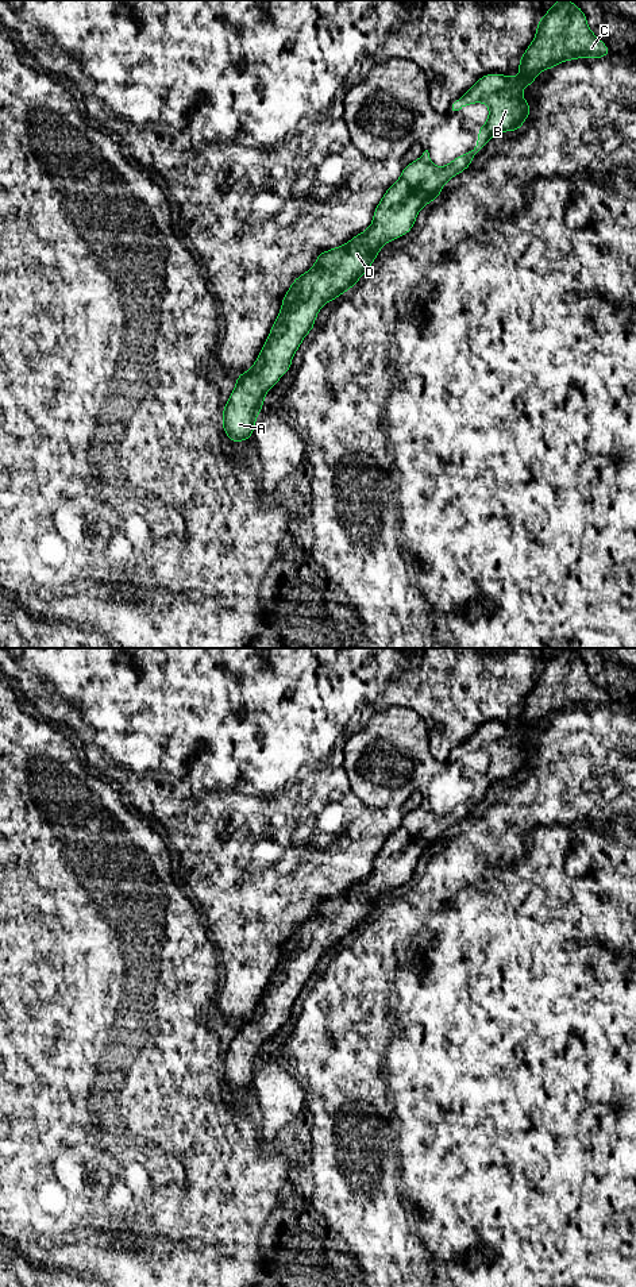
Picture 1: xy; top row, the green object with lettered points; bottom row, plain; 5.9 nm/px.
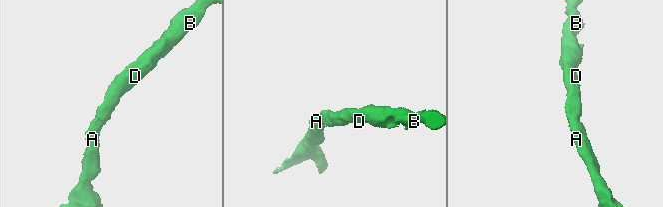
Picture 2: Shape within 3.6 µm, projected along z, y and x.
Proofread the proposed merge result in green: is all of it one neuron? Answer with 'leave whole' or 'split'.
leave whole

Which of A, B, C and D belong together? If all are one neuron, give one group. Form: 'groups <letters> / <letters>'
groups A B C D

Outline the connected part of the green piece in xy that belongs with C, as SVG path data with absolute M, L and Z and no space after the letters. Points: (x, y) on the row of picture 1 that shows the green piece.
M559 0L540 18L532 43L517 61L520 73L516 78L509 74L485 74L452 104L452 111L459 111L475 103L485 103L489 107L489 117L477 131L477 146L443 167L435 166L428 150L425 150L419 159L408 163L402 169L400 178L386 189L373 213L373 223L367 230L339 247L320 253L315 265L292 282L289 290L282 297L280 313L255 363L248 371L240 373L235 379L235 389L228 402L223 406L221 428L231 442L238 443L253 438L254 425L258 413L265 406L263 400L267 390L289 371L294 352L301 347L302 339L313 330L316 316L323 305L351 289L377 259L385 243L401 238L413 230L420 209L442 194L442 189L447 181L470 167L473 158L485 149L492 136L505 131L517 132L524 124L531 113L531 103L523 99L523 89L536 82L535 77L540 72L550 70L562 62L609 55L609 47L589 28L583 11L568 0Z

